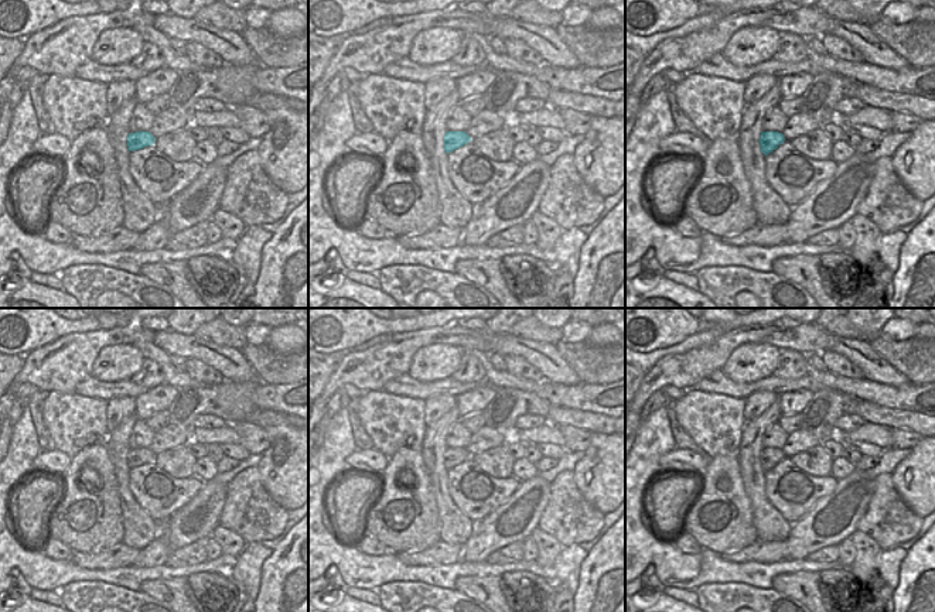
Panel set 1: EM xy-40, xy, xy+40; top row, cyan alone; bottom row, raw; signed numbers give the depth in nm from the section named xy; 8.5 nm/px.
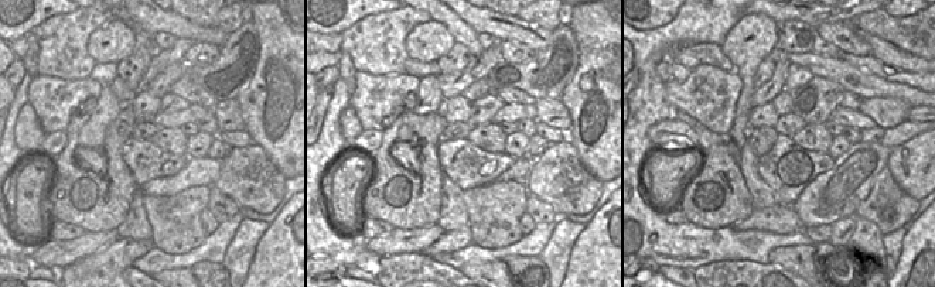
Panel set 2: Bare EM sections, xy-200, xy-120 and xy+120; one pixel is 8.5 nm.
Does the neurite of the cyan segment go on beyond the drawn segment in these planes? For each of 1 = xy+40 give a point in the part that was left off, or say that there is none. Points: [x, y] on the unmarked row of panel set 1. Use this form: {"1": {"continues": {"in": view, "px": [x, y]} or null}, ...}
{"1": {"continues": null}}

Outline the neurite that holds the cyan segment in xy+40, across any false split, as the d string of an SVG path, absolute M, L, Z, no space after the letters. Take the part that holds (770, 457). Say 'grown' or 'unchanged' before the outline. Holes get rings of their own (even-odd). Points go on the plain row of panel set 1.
unchanged | M762 448L760 461L761 461L761 468L768 472L774 466L778 465L779 461L785 458L785 454L782 449L778 448Z

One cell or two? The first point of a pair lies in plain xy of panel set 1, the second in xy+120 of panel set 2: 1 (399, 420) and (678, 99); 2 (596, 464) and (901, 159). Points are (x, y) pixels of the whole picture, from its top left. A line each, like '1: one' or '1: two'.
1: one
2: one

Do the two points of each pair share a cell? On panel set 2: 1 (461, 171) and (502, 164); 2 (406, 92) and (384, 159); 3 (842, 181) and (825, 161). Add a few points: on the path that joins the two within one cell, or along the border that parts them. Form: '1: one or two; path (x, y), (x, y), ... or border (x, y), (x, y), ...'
1: one; path (471, 167), (492, 166)
2: two; border (412, 110), (402, 112), (382, 132)
3: two; border (835, 159), (833, 164), (805, 188)

